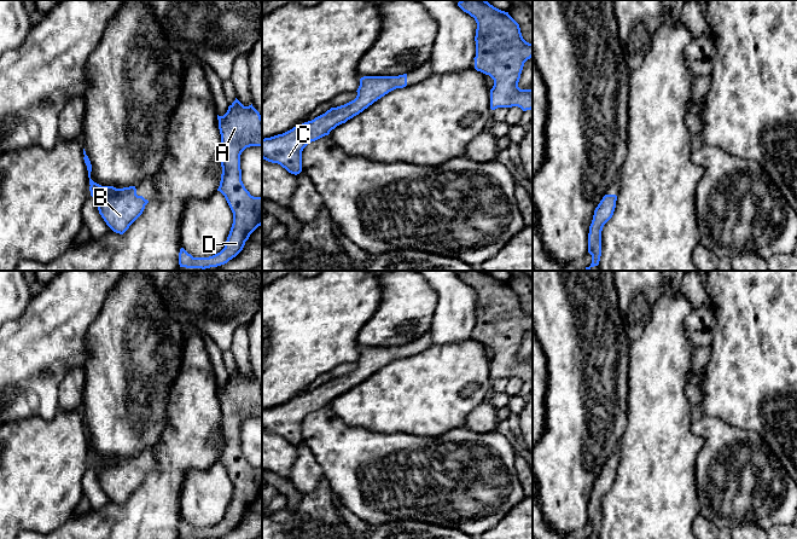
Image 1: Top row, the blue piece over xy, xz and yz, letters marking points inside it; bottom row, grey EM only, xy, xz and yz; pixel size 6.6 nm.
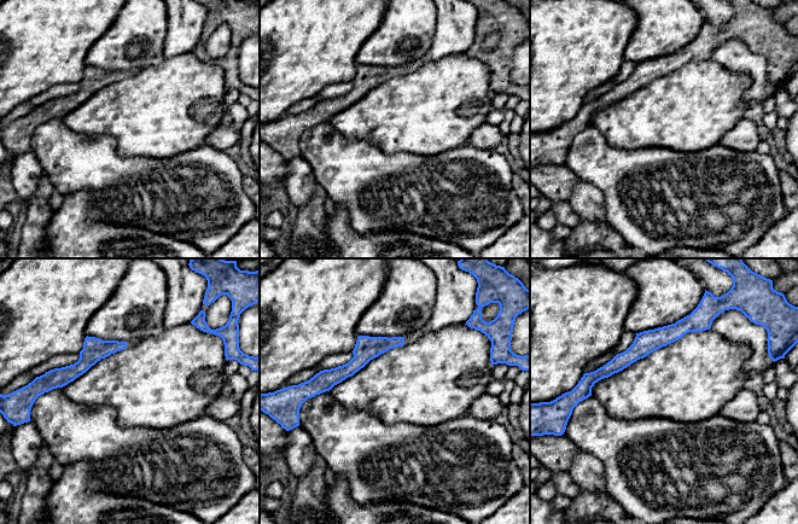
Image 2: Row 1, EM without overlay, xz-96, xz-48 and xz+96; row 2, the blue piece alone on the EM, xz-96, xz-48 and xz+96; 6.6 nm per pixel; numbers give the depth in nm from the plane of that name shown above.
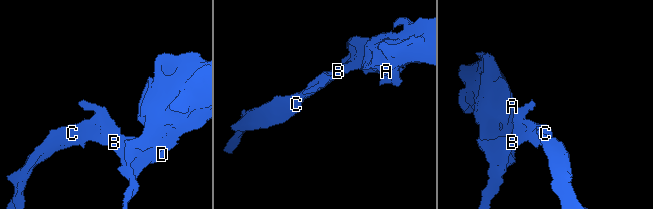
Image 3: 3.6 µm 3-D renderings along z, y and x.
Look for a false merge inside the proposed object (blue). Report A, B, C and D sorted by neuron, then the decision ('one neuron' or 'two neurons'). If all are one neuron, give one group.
A B C D | one neuron

